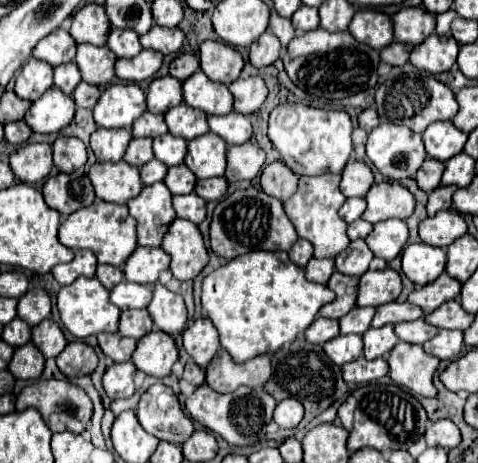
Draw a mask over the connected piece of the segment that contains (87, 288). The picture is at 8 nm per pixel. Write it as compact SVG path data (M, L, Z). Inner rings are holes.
M78 278L58 292L58 312L66 330L76 338L86 338L100 332L118 332L120 310L108 300L108 290L96 278Z

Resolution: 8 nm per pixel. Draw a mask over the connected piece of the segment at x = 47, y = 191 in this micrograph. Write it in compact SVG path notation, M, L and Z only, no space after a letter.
M56 174L48 176L42 188L44 200L50 208L58 210L62 216L76 212L78 208L90 206L94 202L94 188L86 174Z

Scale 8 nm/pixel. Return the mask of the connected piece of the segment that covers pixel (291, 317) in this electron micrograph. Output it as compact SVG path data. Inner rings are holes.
M256 250L238 256L208 274L202 284L202 308L220 332L220 346L228 350L234 362L274 352L294 340L334 296L328 286L308 282L304 270L290 262L288 252Z

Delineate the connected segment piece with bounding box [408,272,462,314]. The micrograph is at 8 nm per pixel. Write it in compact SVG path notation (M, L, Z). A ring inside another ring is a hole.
M444 272L442 276L438 276L438 280L426 284L426 286L416 288L416 290L408 296L408 302L420 306L420 308L424 310L424 314L430 314L430 312L434 312L440 304L458 298L460 286L462 286L462 284L460 284L458 280L450 278L450 276Z

